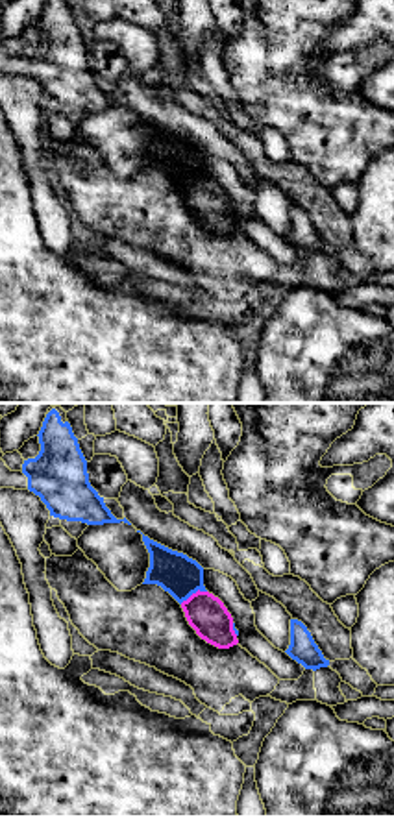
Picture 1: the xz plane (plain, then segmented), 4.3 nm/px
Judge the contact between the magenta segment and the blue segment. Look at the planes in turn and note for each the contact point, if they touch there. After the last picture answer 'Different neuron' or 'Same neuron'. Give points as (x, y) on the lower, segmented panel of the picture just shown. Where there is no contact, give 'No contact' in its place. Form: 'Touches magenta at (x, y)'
Touches magenta at (193, 594)

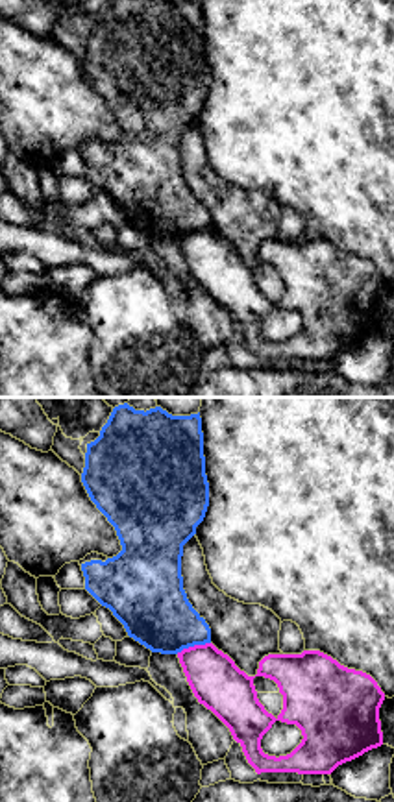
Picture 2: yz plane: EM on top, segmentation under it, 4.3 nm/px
Touches magenta at (195, 645)

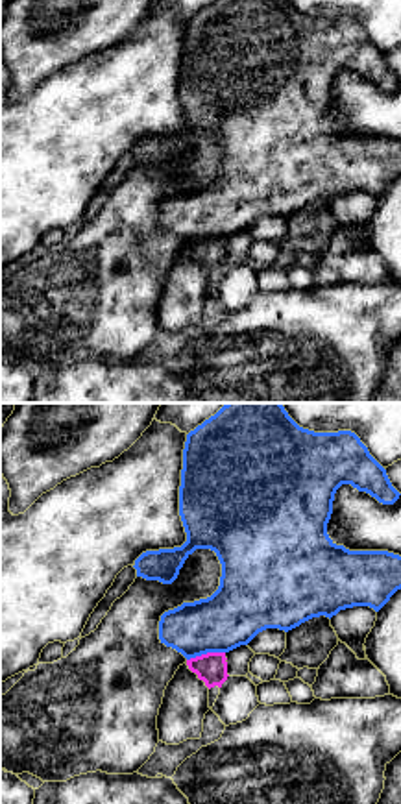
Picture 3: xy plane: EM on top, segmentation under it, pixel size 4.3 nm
Touches magenta at (207, 653)

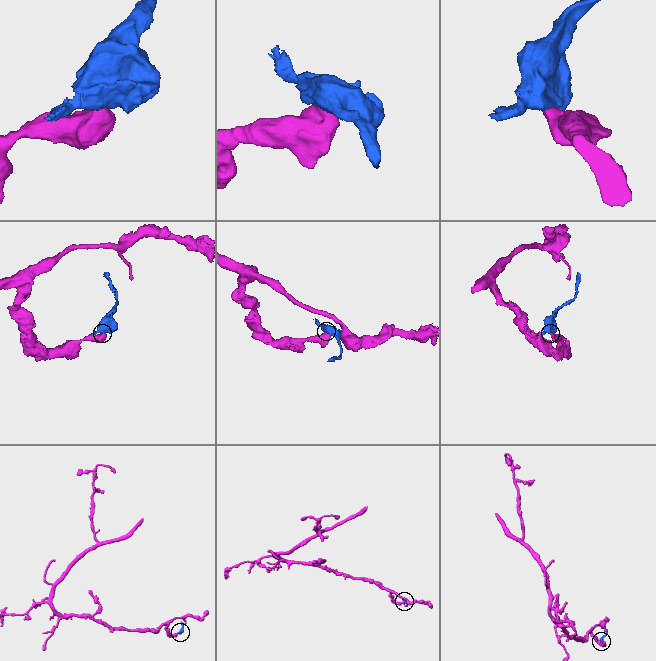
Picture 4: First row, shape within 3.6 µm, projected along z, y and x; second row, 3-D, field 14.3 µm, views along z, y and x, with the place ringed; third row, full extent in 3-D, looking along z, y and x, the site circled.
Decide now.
Different neuron

